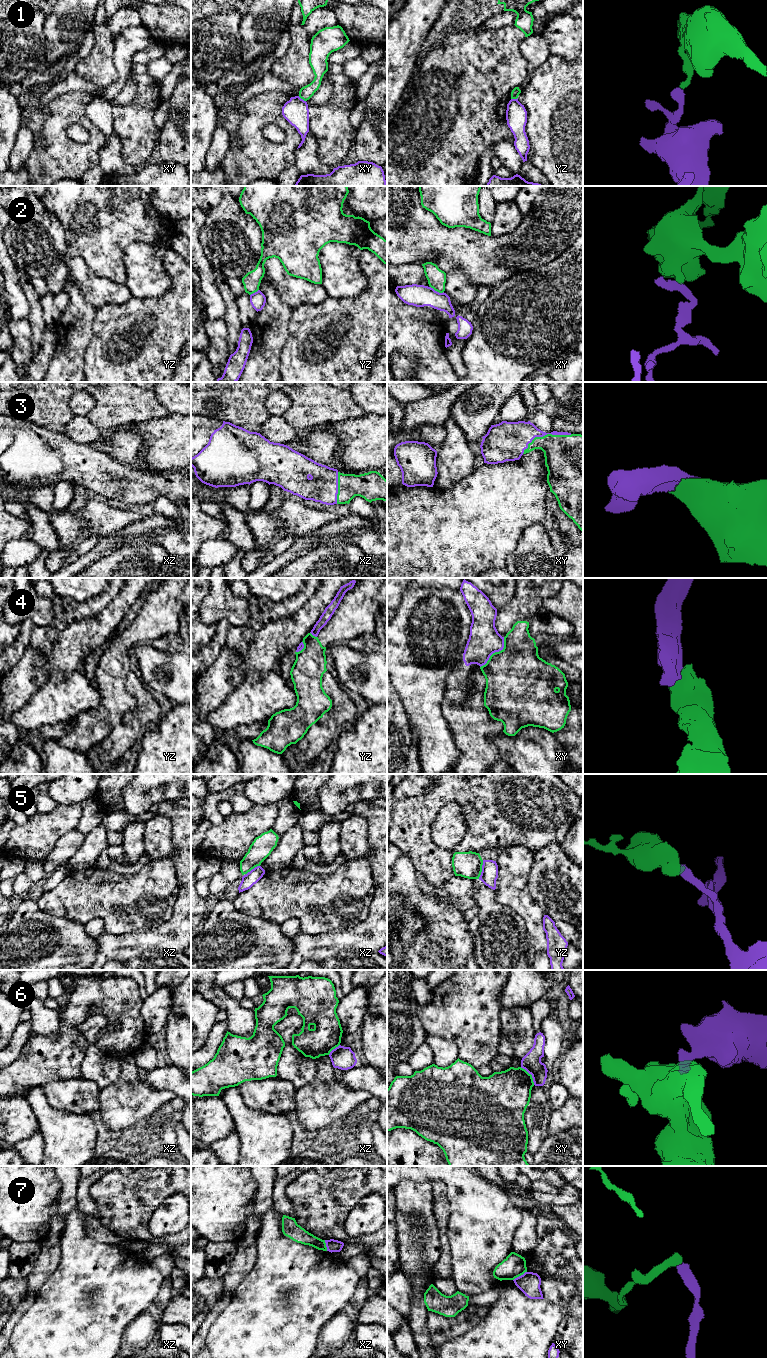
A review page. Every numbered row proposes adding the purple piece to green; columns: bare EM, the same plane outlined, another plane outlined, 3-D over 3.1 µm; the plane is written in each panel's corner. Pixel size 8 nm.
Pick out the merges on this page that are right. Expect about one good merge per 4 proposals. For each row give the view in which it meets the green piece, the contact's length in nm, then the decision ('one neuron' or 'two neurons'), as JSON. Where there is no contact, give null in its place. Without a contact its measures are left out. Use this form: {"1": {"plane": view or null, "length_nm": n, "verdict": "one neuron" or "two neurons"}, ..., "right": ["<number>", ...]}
{"1": {"plane": "xy", "length_nm": 80, "verdict": "two neurons"}, "2": {"plane": "xy", "length_nm": 120, "verdict": "two neurons"}, "3": {"plane": "xy", "length_nm": 420, "verdict": "one neuron"}, "4": {"plane": "xy", "length_nm": 320, "verdict": "two neurons"}, "5": {"plane": "yz", "length_nm": 160, "verdict": "two neurons"}, "6": {"plane": "xy", "length_nm": 180, "verdict": "two neurons"}, "7": {"plane": "xy", "length_nm": 130, "verdict": "two neurons"}, "right": ["3"]}

